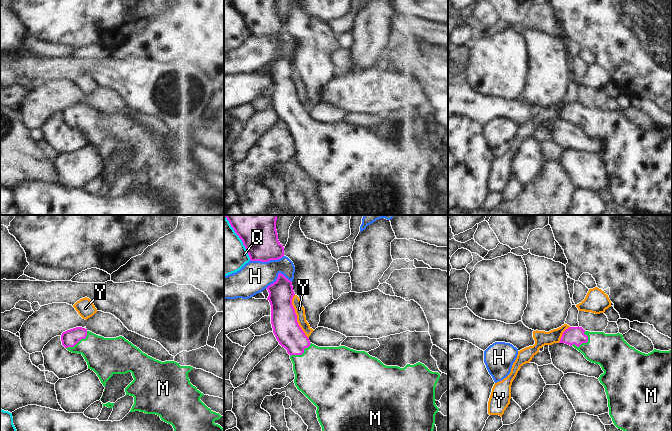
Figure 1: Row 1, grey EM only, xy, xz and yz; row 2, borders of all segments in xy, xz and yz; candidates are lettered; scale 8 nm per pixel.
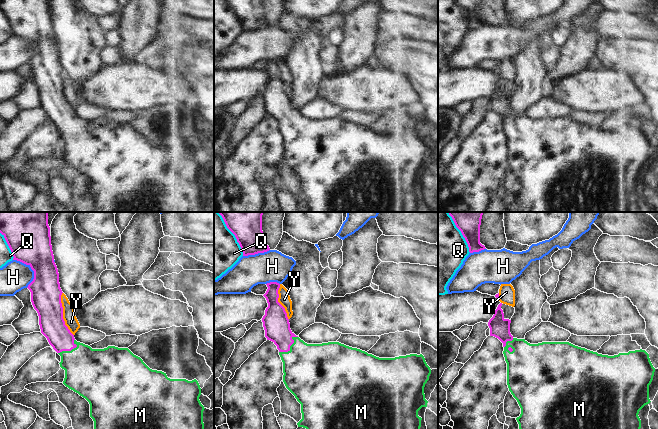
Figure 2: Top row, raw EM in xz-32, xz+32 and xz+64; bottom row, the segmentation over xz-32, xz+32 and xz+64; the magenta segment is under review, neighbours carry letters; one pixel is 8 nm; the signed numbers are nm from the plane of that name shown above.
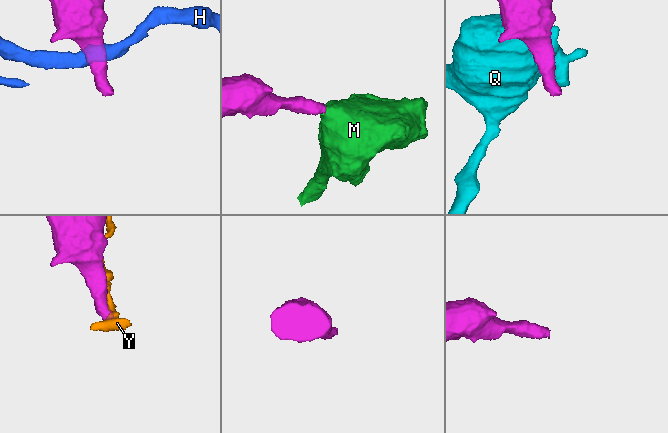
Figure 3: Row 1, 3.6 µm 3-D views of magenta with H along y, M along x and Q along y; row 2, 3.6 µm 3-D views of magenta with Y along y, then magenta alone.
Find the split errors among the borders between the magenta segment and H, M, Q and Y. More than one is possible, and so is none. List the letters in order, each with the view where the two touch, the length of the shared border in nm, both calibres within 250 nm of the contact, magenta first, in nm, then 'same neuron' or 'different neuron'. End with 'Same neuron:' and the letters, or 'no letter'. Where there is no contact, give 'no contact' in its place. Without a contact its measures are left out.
H: meets magenta in xz; contact 280 nm long; 280 nm thick on the magenta side, 260 nm on the other; different neuron
M: meets magenta in yz; contact 170 nm long; 140 nm thick on the magenta side, 280 nm on the other; same neuron
Q: meets magenta in xz; contact 340 nm long; 280 nm thick on the magenta side, 340 nm on the other; different neuron
Y: meets magenta in xz; contact 380 nm long; 220 nm thick on the magenta side, 80 nm on the other; different neuron
Same neuron: M

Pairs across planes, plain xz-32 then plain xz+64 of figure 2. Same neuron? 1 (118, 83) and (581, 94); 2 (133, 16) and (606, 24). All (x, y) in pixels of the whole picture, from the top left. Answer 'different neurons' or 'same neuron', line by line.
1: same neuron
2: different neurons

